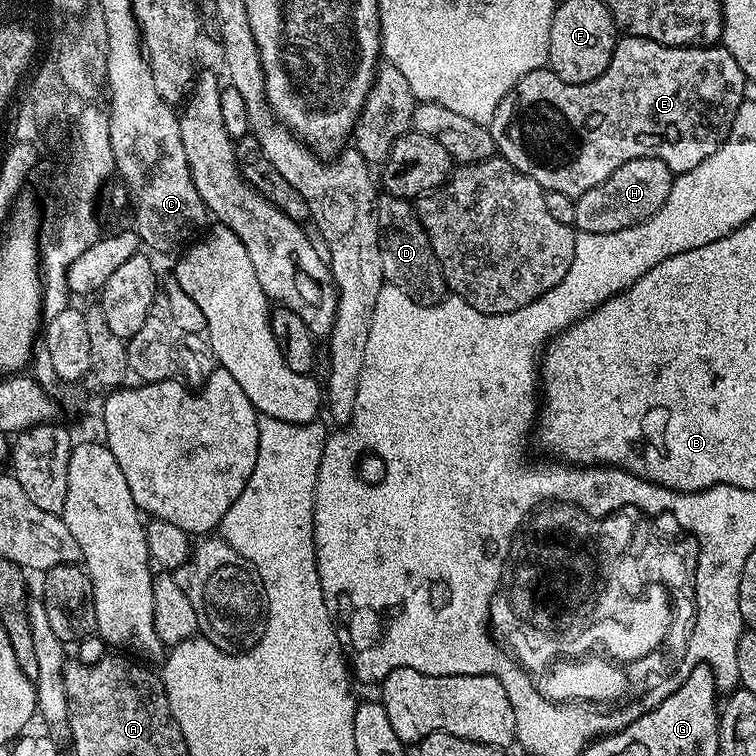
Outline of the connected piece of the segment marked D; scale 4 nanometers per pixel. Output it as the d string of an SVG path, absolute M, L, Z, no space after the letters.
M384 194L379 197L376 213L380 223L380 249L385 281L407 292L413 300L425 304L435 304L445 299L444 271L430 246L430 238L422 222L416 217L415 207L400 196Z

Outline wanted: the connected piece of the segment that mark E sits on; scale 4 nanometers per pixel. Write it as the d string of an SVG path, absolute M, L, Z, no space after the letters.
M624 34L617 39L610 66L590 82L567 84L547 67L523 76L498 102L490 131L496 152L510 166L534 178L545 192L558 190L558 194L575 198L606 182L618 166L634 158L658 158L670 166L673 174L694 170L698 162L706 162L732 132L738 106L745 101L745 81L742 66L723 46L675 48Z

